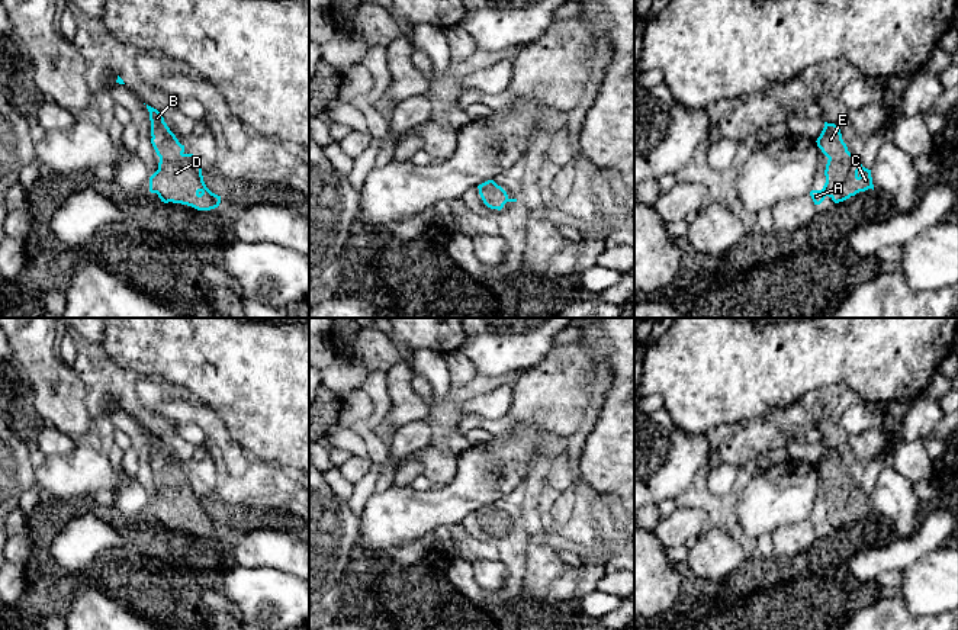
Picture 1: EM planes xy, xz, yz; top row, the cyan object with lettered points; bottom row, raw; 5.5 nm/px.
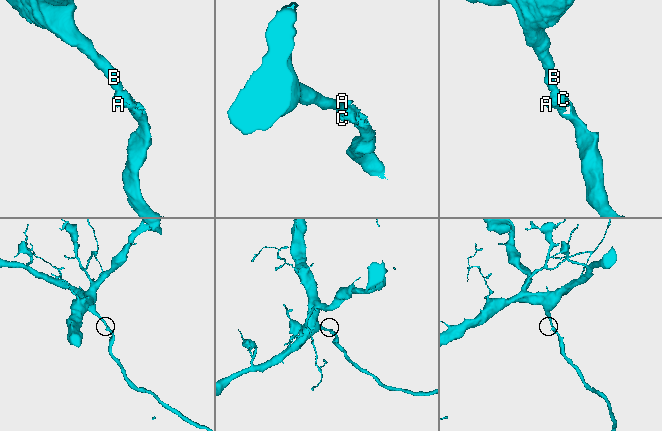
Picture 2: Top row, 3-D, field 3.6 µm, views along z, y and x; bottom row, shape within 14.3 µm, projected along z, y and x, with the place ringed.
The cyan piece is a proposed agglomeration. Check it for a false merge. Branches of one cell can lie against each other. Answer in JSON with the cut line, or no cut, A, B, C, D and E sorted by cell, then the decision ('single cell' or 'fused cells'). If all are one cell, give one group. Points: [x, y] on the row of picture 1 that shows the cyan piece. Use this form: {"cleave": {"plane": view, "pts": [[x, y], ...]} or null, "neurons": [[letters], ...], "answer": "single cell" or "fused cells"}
{"cleave": null, "neurons": [["A", "B", "C", "D", "E"]], "answer": "single cell"}

